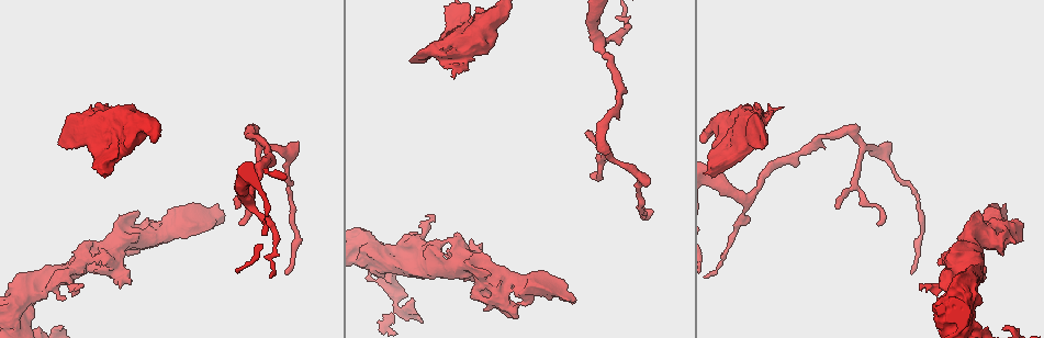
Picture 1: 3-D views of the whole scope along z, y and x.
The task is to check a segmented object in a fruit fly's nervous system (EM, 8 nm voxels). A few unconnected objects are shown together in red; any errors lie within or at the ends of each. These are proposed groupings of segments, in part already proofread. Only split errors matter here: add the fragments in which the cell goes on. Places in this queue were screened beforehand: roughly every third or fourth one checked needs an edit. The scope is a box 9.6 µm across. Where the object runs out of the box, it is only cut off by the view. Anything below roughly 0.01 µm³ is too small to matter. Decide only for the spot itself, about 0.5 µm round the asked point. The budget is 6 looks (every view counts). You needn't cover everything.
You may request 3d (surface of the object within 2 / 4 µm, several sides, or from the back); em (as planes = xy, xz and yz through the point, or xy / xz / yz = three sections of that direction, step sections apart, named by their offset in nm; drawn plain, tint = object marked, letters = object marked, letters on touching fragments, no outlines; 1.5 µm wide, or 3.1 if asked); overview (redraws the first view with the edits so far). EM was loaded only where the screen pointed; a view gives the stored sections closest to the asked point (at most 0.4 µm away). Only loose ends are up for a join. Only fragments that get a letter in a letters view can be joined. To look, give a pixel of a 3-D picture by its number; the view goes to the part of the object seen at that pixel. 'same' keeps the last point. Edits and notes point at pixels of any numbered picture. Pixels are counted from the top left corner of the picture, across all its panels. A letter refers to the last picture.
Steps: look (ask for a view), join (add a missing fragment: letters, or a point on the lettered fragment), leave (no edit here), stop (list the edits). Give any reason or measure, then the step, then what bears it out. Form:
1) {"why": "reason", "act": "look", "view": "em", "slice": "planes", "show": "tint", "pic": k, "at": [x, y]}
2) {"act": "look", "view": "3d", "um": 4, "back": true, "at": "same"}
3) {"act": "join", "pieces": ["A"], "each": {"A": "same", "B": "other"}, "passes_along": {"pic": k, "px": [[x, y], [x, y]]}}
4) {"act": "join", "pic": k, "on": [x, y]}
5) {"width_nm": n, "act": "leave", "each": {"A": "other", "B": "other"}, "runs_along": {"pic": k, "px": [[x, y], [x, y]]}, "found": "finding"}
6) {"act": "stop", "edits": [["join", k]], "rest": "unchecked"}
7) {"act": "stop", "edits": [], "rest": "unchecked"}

{"why": "branch stops here", "act": "look", "view": "3d", "um": 2, "pic": 1, "at": [61, 143]}

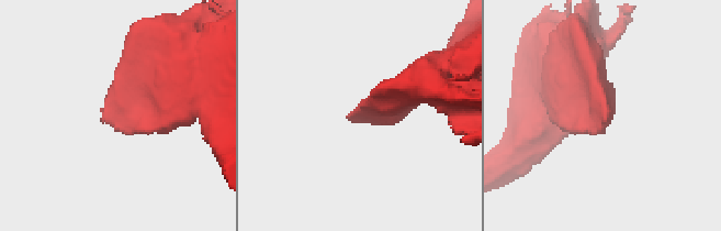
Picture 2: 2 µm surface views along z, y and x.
{"why": "now the EM", "act": "look", "view": "em", "slice": "planes", "show": "plain", "pic": 2, "at": [602, 116]}

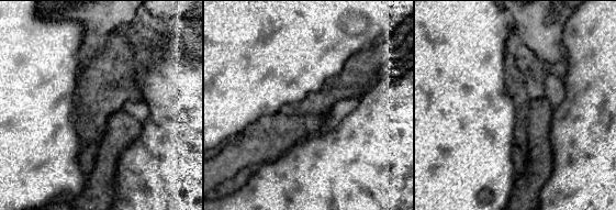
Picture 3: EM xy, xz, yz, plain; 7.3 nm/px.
{"act": "look", "view": "em", "slice": "planes", "show": "letters", "at": "same"}

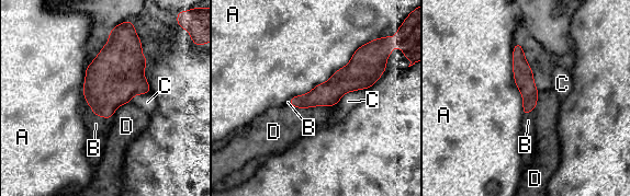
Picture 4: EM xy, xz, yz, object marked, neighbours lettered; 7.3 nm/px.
{"act": "join", "pieces": ["B"], "each": {"A": "other", "B": "same", "C": "other", "D": "other"}, "passes_along": {"pic": 4, "px": [[110, 83], [96, 114], [96, 124]]}, "found": "it goes on there"}

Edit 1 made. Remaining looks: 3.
{"why": "free end", "act": "look", "view": "em", "slice": "yz", "step": 8, "show": "letters", "pic": 1, "at": [837, 206]}

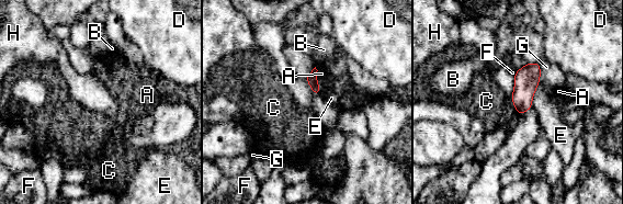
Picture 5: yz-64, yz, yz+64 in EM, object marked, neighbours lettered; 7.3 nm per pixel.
{"why": "another direction", "act": "look", "view": "em", "slice": "planes", "show": "letters", "at": "same"}

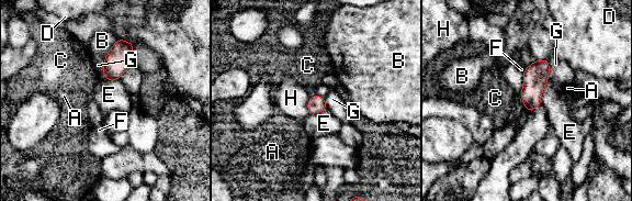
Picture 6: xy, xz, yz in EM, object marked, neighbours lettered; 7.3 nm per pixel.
{"longest_contact_nm": ["B", 240], "act": "leave", "each": {"A": "other", "B": "other", "C": "other", "D": "other", "E": "other", "F": "other", "G": "other", "H": "other"}, "border": {"pic": 6, "px": [[549, 79], [543, 89], [540, 104]]}, "found": "none of them fits"}

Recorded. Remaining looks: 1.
{"act": "stop", "edits": [["join", 4]], "rest": "unchecked"}

